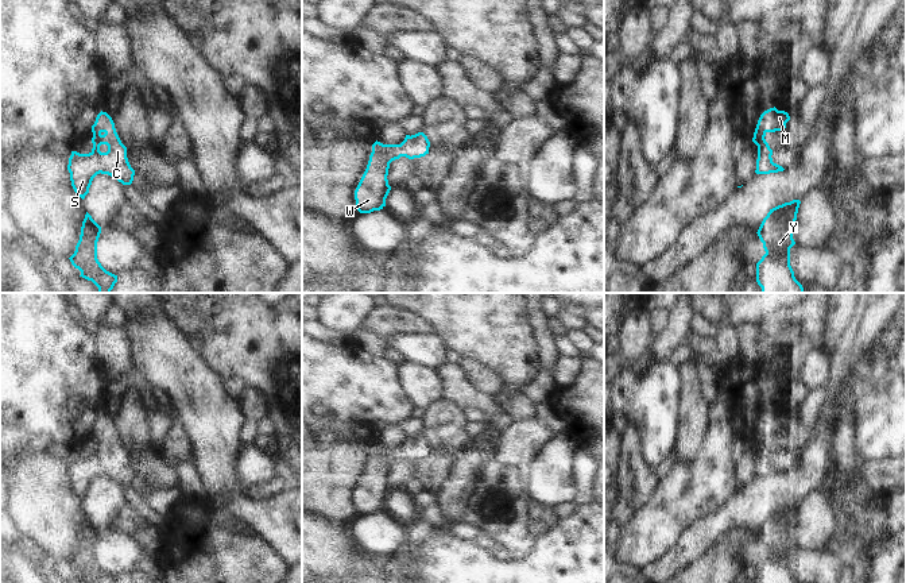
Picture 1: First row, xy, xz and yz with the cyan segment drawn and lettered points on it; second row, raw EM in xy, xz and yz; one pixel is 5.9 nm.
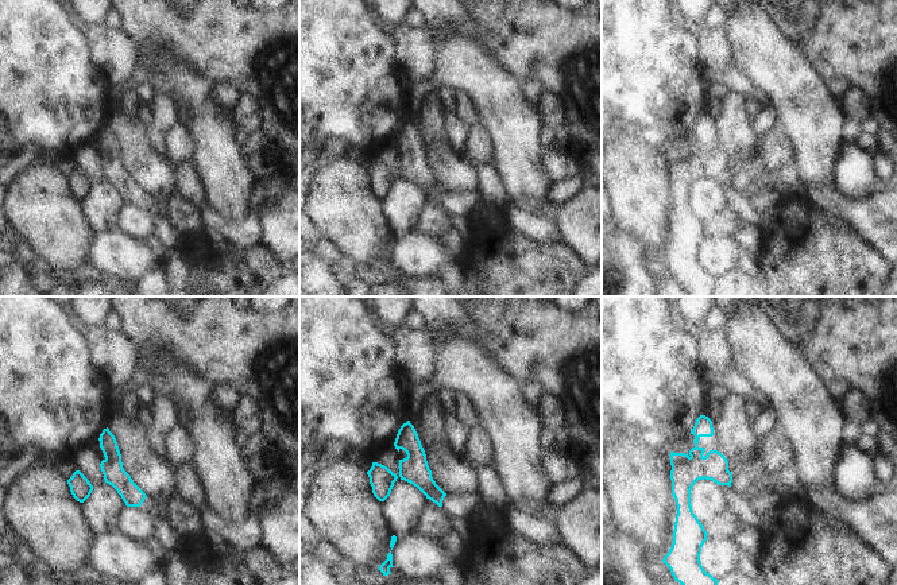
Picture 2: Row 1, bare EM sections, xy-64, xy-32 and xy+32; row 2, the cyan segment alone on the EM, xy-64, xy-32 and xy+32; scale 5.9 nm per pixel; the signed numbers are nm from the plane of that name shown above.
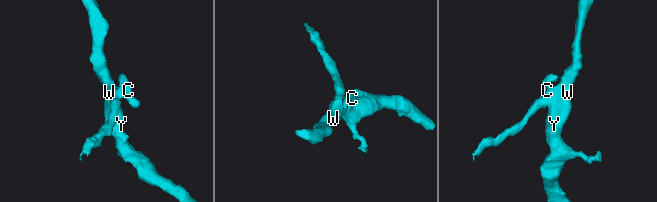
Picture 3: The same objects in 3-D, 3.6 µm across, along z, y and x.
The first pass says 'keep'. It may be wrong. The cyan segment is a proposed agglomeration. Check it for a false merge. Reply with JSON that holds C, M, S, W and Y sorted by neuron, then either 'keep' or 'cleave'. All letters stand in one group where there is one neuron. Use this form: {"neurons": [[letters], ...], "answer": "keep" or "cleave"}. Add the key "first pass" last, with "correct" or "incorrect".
{"neurons": [["C", "M", "S", "W", "Y"]], "answer": "keep", "first pass": "correct"}

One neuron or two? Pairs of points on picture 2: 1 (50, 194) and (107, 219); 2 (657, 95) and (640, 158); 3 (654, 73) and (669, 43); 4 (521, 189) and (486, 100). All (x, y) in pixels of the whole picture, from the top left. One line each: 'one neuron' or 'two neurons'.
1: two neurons
2: two neurons
3: one neuron
4: one neuron

